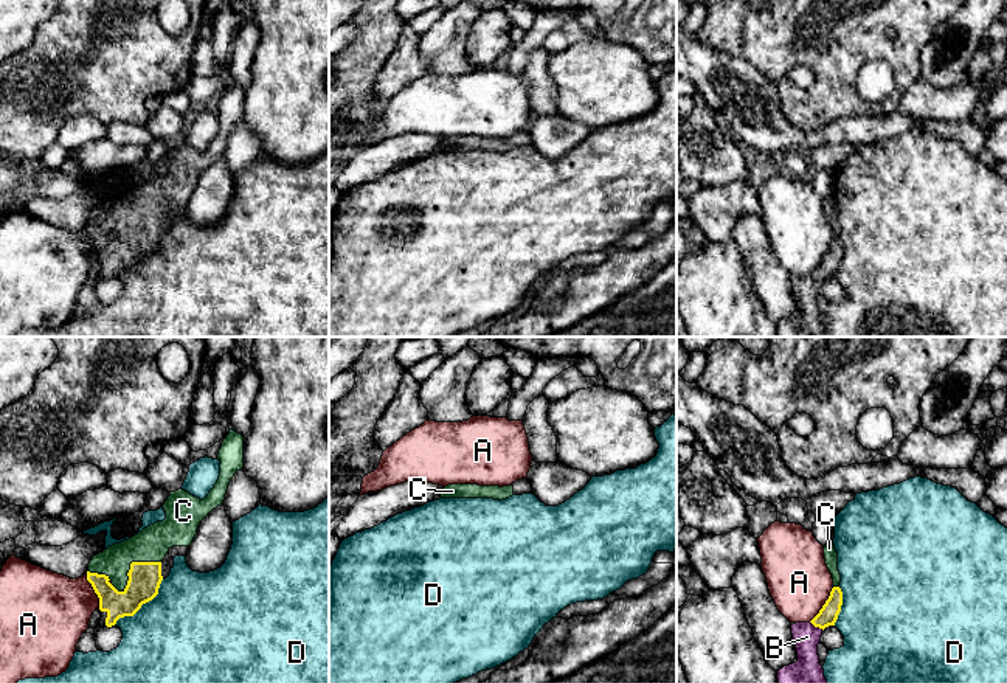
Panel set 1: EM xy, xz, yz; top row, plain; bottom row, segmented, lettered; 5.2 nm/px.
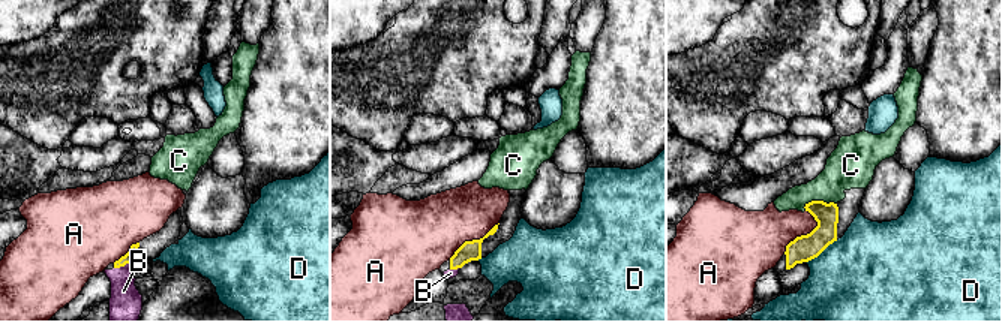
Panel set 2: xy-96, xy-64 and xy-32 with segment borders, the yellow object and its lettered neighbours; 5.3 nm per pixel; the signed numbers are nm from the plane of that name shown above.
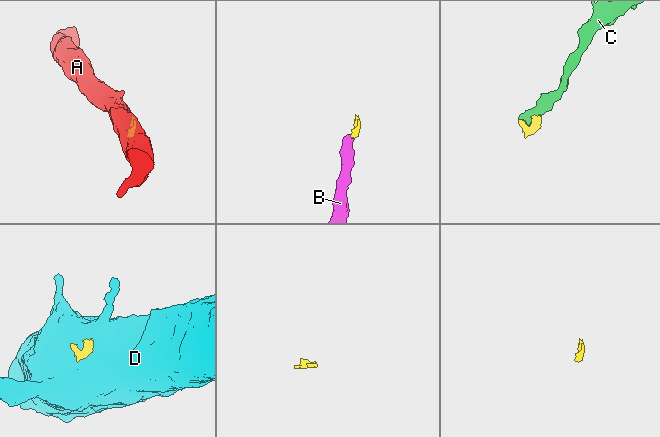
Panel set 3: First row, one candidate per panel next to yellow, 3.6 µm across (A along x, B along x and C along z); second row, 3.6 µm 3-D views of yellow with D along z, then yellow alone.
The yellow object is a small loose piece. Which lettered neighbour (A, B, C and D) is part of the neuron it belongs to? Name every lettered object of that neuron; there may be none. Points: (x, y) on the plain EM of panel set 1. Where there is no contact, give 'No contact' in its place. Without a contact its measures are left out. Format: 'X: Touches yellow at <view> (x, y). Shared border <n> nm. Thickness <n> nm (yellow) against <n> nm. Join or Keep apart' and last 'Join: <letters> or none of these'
A: Touches yellow at yz (824, 256). Shared border 220 nm. Thickness 100 nm (yellow) against 320 nm. Keep apart
B: Touches yellow at yz (816, 278). Shared border 80 nm. Thickness 100 nm (yellow) against 160 nm. Join
C: Touches yellow at xy (131, 221). Shared border 300 nm. Thickness 170 nm (yellow) against 180 nm. Join
D: Touches yellow at xy (141, 256). Shared border 360 nm. Thickness 170 nm (yellow) against 480 nm. Keep apart
Join: B, C

